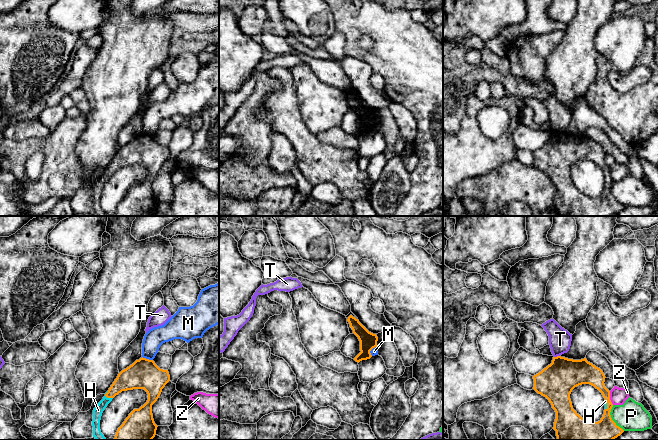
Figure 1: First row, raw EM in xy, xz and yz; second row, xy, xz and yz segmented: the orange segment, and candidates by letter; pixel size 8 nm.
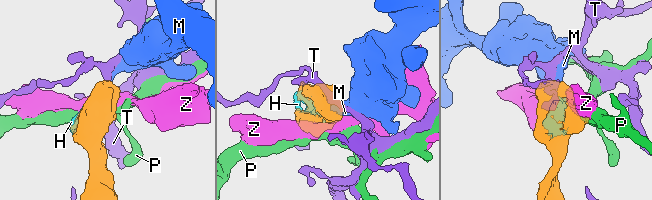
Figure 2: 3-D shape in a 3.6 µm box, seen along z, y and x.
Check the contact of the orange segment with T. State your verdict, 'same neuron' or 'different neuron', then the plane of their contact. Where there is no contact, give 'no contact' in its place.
different neuron; contact in yz

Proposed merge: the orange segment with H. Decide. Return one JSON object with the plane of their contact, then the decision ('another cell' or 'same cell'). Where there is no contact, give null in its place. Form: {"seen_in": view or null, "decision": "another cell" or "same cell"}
{"seen_in": "xy", "decision": "same cell"}

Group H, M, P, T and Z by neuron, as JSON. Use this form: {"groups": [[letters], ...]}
{"groups": [["H"], ["M"], ["P"], ["T"], ["Z"]]}

